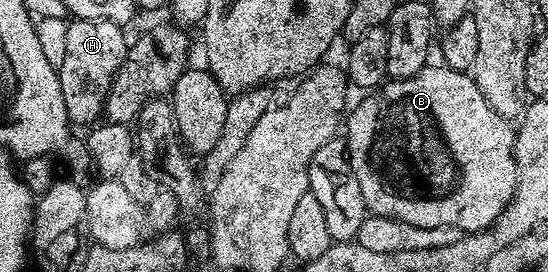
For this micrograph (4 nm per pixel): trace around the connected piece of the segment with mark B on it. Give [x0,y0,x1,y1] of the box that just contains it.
[345,66,515,233]

